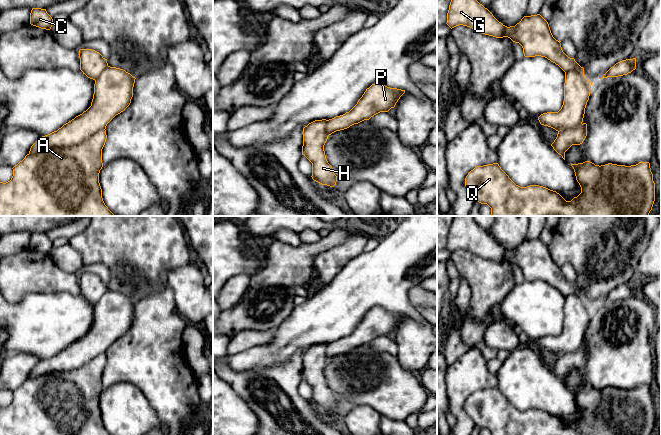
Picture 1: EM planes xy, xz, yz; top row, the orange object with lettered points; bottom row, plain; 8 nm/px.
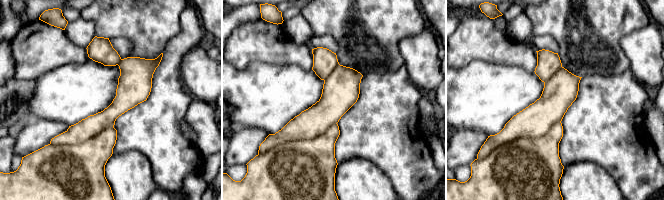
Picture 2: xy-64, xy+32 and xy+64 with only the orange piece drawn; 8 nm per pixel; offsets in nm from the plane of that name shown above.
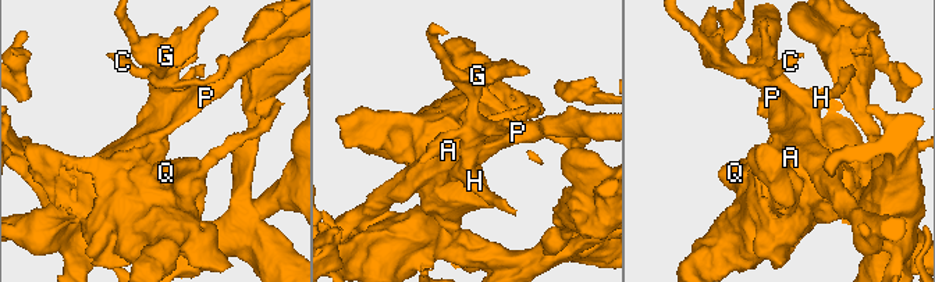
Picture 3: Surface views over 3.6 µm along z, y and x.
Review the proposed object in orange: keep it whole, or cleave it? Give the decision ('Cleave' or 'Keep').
Cleave

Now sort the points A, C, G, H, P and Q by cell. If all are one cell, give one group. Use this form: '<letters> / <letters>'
A C G H Q / P

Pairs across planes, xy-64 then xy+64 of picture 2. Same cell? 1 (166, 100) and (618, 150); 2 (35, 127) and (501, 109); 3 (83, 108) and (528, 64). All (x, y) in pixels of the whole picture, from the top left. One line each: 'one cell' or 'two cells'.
1: one cell
2: two cells
3: two cells

